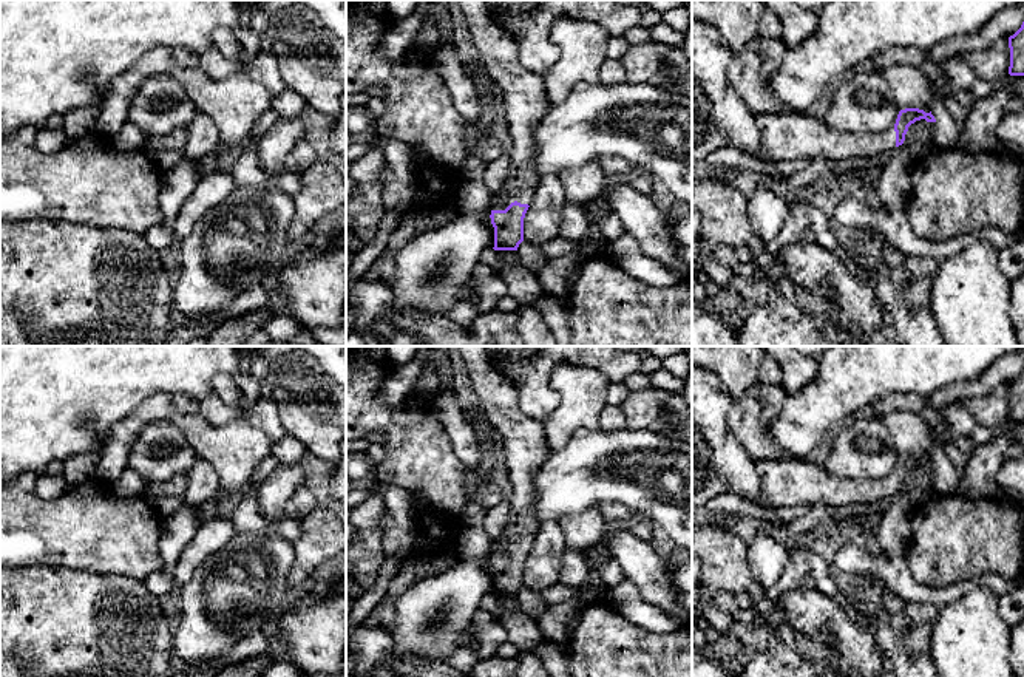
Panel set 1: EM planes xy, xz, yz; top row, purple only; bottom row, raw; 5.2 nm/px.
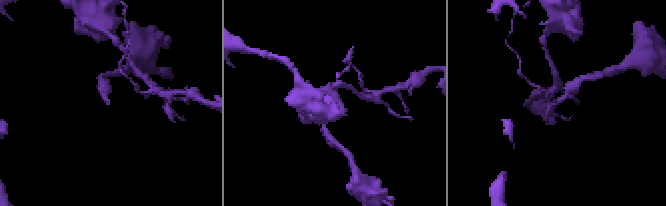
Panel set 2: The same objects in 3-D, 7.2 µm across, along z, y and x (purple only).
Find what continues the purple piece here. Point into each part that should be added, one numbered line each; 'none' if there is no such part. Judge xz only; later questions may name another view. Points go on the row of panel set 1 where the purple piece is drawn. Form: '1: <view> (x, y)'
1: xz (524, 104)

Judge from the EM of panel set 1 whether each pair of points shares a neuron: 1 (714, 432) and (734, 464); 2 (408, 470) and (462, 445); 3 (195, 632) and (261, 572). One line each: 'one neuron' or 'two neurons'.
1: one neuron
2: two neurons
3: one neuron

